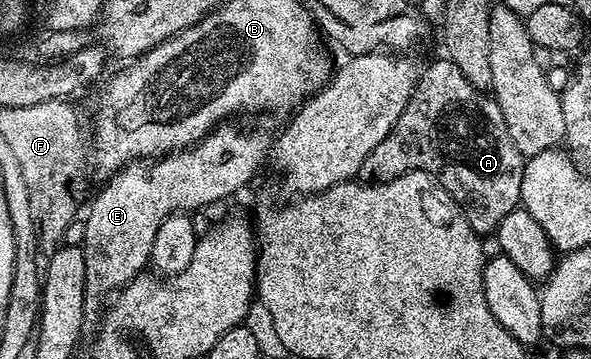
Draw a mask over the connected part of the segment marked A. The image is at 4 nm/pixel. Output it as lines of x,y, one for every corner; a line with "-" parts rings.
441,57
437,63
423,68
416,83
416,92
410,97
406,109
402,109
400,122
392,128
386,142
371,151
362,161
359,178
364,181
383,181
389,178
387,163
396,169
408,169
413,164
421,170
430,172
441,187
450,192
453,199
464,210
465,217
476,230
476,234
485,237
493,234
502,225
506,213
517,210
521,206
520,190
524,176
526,156
514,145
514,137
510,137
510,129
506,129
506,121
502,117
502,109
496,104
495,98
485,97
470,85
462,75
458,65
447,57

